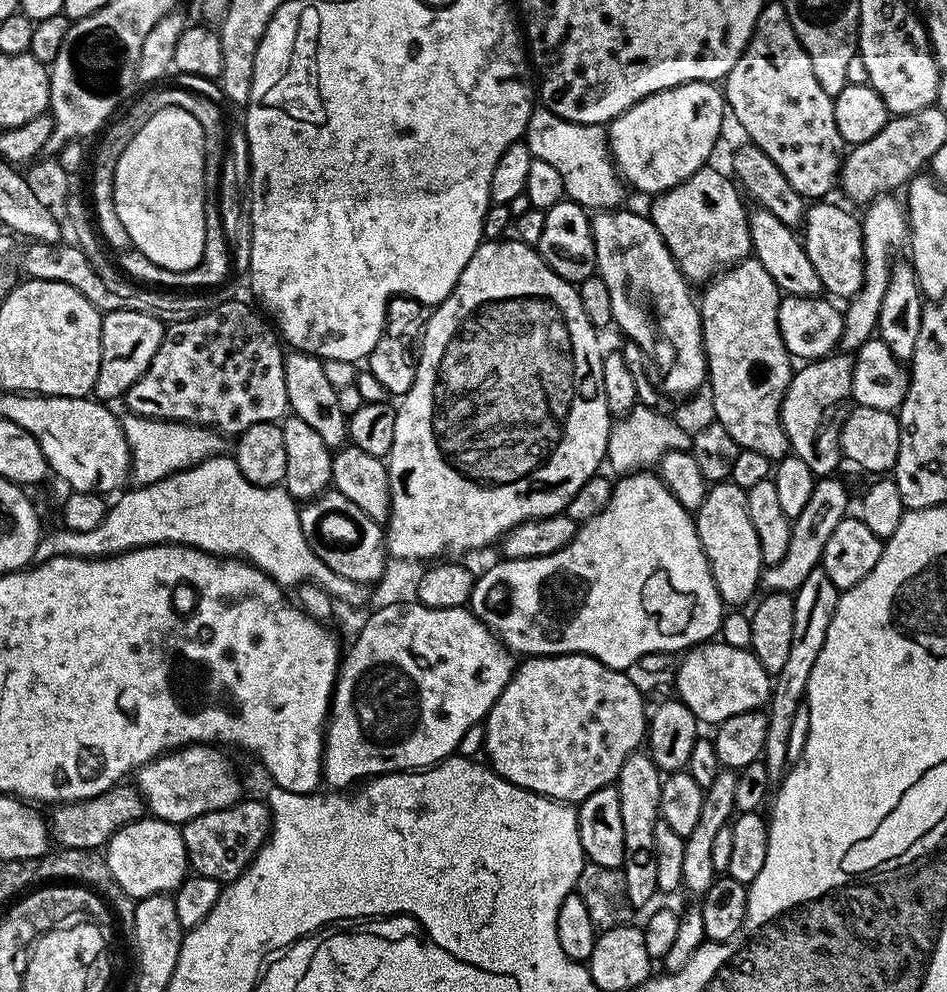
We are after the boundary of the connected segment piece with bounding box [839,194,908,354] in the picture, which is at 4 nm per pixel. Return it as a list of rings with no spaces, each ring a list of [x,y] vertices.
[[[895,195],[878,196],[867,205],[863,213],[864,226],[864,281],[858,294],[847,301],[848,308],[844,312],[844,333],[839,347],[845,353],[855,353],[867,340],[873,339],[878,322],[878,312],[882,310],[884,288],[888,285],[888,269],[893,259],[892,251],[899,244],[903,245],[908,238],[908,213],[905,205],[896,201]]]

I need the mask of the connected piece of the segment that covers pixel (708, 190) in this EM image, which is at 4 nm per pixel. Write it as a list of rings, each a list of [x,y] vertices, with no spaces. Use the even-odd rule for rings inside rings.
[[[712,167],[699,168],[678,186],[659,193],[653,199],[656,201],[652,204],[652,212],[650,211],[652,225],[656,227],[658,234],[662,234],[662,238],[666,242],[670,254],[676,259],[676,265],[680,268],[685,280],[693,285],[700,283],[703,285],[713,279],[721,270],[731,268],[732,265],[749,259],[752,251],[752,239],[748,225],[750,212],[749,209],[744,209],[745,197],[731,175],[723,176],[718,169]]]

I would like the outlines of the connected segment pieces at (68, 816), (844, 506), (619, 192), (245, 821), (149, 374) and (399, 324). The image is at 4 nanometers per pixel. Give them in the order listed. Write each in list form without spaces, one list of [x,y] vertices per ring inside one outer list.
[[[121,782],[116,787],[98,794],[94,798],[73,800],[55,805],[50,816],[51,835],[61,848],[103,849],[108,839],[122,826],[141,819],[145,815],[144,796],[139,788],[128,782]]]
[[[835,475],[817,479],[814,494],[810,494],[802,514],[798,514],[798,518],[792,521],[791,538],[785,557],[778,564],[769,565],[761,571],[761,585],[767,591],[793,593],[802,586],[812,570],[821,567],[824,547],[826,542],[830,542],[830,534],[834,534],[838,522],[842,522],[850,512],[848,488],[836,479]]]
[[[533,107],[526,133],[526,143],[533,157],[550,162],[562,174],[564,195],[586,210],[612,210],[624,196],[626,185],[616,170],[612,151],[608,148],[605,129],[598,124],[572,124],[559,120],[549,108]]]
[[[241,799],[233,808],[214,810],[183,824],[188,867],[195,875],[214,878],[221,886],[231,884],[248,869],[260,847],[268,841],[272,813],[263,799],[248,799]]]
[[[240,300],[219,304],[203,314],[177,319],[180,320],[177,324],[169,323],[165,327],[164,343],[154,354],[151,366],[122,397],[123,403],[128,403],[127,411],[131,415],[198,424],[221,434],[239,434],[258,422],[279,421],[289,411],[284,377],[286,352],[273,325],[259,311],[256,313],[250,305]]]
[[[393,296],[388,301],[386,323],[374,350],[366,358],[366,368],[386,386],[389,394],[402,398],[414,386],[420,345],[424,343],[424,331],[430,315],[429,305],[418,302],[413,296]]]

